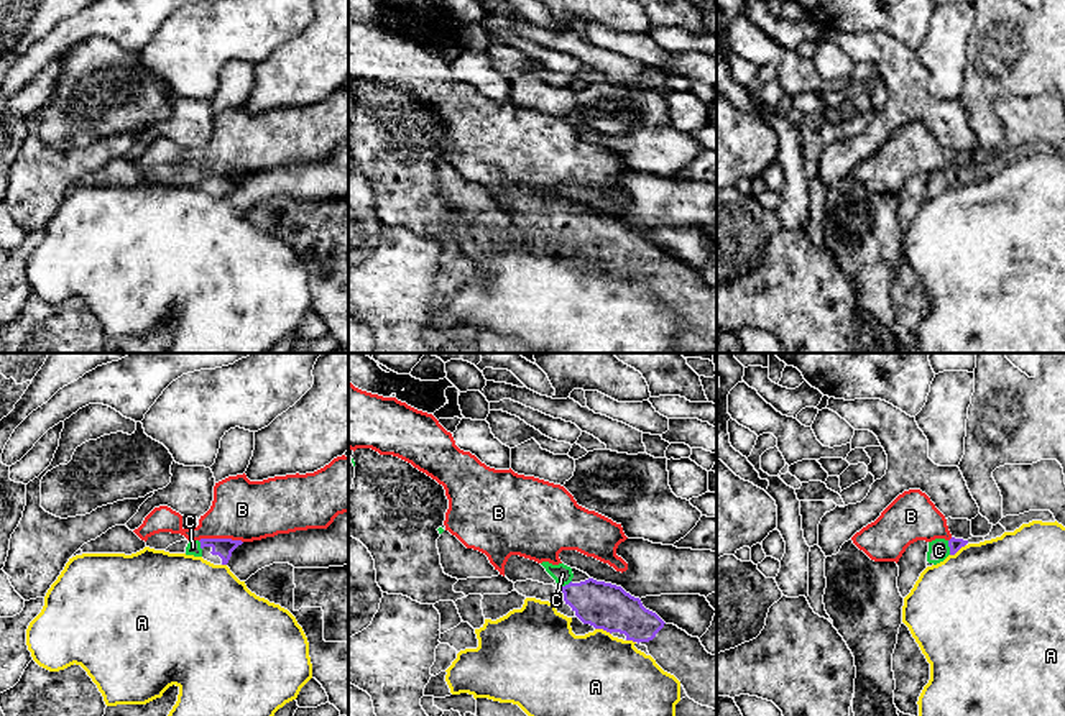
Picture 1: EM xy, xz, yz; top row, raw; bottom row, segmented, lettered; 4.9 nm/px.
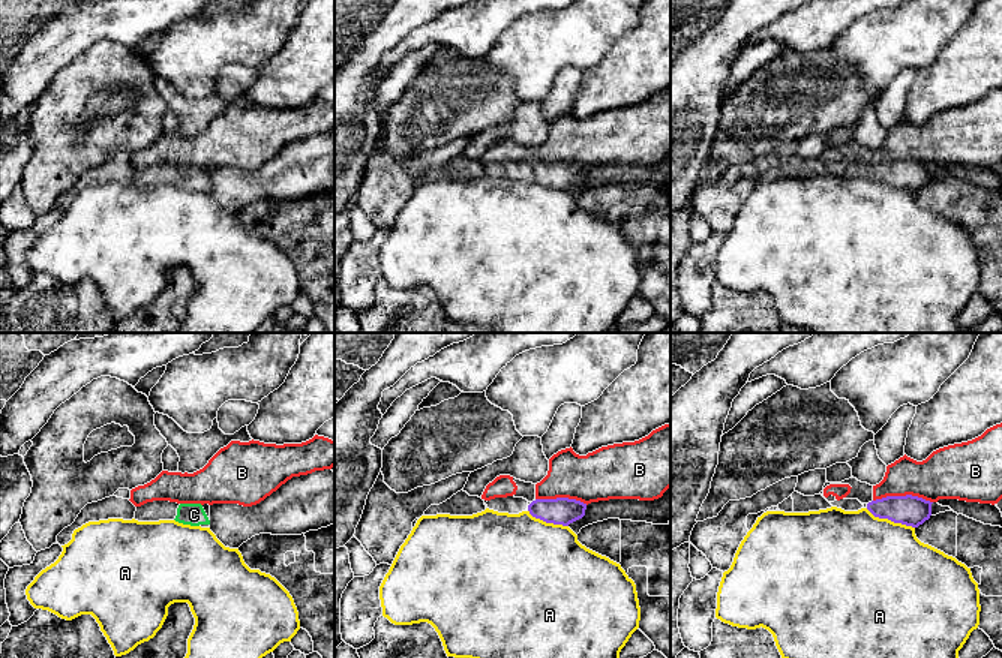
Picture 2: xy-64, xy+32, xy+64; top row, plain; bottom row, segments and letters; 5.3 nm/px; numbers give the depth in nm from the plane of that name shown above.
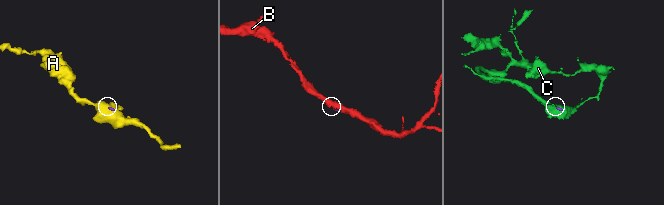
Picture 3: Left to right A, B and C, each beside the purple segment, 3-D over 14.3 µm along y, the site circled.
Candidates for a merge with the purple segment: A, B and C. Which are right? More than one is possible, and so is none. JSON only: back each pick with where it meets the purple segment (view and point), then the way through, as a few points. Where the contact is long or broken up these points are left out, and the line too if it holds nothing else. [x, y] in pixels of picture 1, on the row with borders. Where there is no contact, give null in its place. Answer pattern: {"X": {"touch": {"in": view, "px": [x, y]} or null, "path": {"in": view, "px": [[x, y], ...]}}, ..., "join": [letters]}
{"C": {"touch": {"in": "yz", "px": [949, 546]}, "path": {"in": "yz", "px": [[955, 544], [949, 546], [939, 550]]}}, "join": ["C"]}

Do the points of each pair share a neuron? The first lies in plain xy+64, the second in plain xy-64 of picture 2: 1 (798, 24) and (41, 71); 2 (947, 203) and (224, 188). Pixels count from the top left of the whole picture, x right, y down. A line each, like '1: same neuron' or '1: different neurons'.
1: same neuron
2: different neurons

